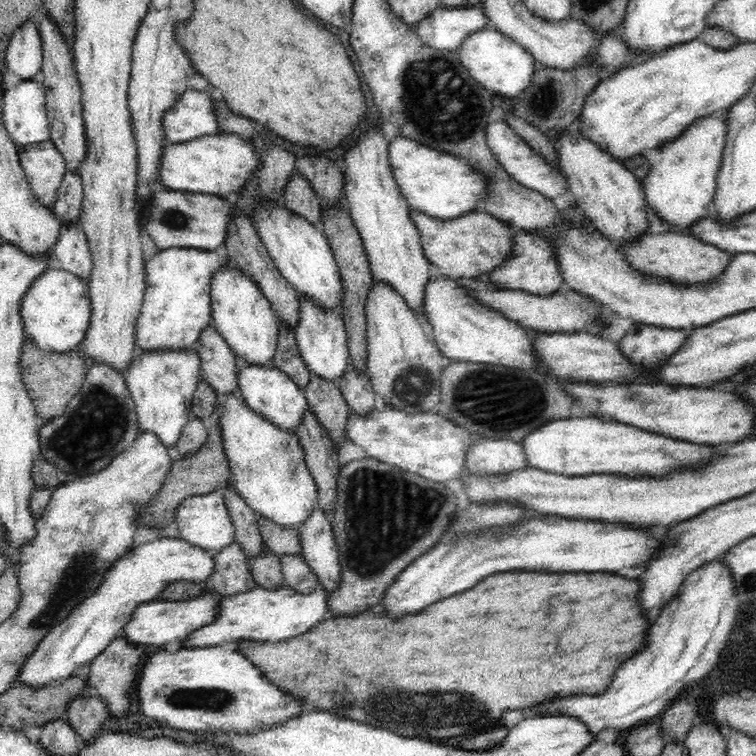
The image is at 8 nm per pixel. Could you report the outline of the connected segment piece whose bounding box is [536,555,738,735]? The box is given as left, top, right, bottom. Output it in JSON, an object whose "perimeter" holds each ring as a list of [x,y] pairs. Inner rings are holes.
{"perimeter":[[[722,555],[696,567],[687,576],[675,599],[660,610],[660,616],[650,626],[650,640],[636,656],[628,658],[618,668],[602,694],[554,698],[536,708],[554,704],[550,710],[552,714],[580,718],[594,735],[606,728],[629,731],[657,720],[682,690],[700,681],[720,662],[722,650],[726,648],[728,636],[738,618],[736,589],[733,570],[725,564]]]}

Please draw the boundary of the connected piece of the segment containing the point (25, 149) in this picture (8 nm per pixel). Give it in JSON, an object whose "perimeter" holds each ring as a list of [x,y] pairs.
{"perimeter":[[[50,139],[36,145],[18,146],[26,180],[40,204],[51,207],[66,174],[66,160]]]}

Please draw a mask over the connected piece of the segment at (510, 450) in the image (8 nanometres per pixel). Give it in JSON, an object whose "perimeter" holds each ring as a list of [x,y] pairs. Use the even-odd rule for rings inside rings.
{"perimeter":[[[474,440],[463,450],[467,473],[501,473],[526,467],[526,457],[520,442],[510,440]]]}

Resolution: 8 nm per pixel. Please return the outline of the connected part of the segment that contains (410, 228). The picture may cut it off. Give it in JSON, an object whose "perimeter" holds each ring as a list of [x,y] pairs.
{"perimeter":[[[376,128],[364,132],[344,158],[346,178],[324,154],[297,158],[295,168],[309,179],[321,202],[330,202],[340,194],[347,198],[354,227],[358,228],[368,255],[372,281],[382,279],[392,283],[410,307],[422,312],[423,287],[430,278],[430,261],[423,252],[419,231],[411,221],[407,200],[395,181],[389,160],[389,144]]]}

